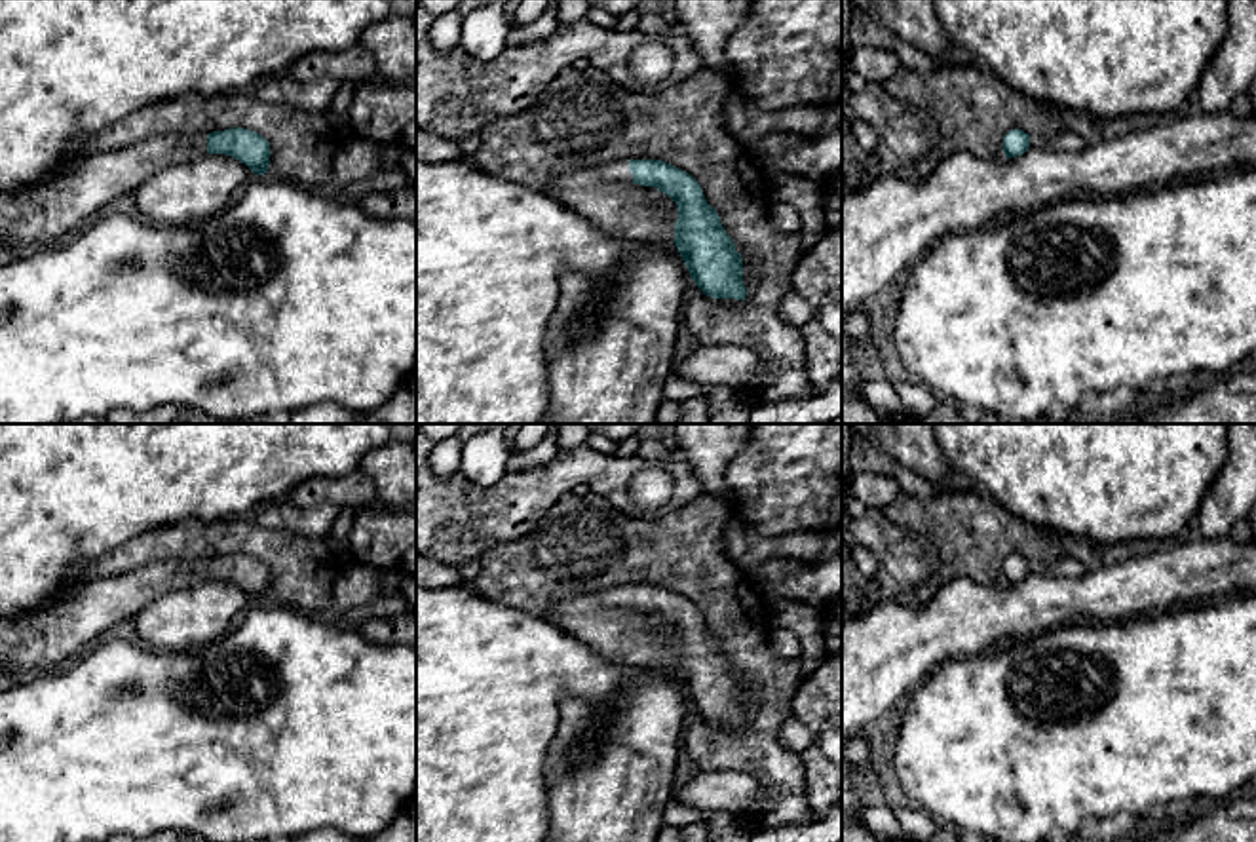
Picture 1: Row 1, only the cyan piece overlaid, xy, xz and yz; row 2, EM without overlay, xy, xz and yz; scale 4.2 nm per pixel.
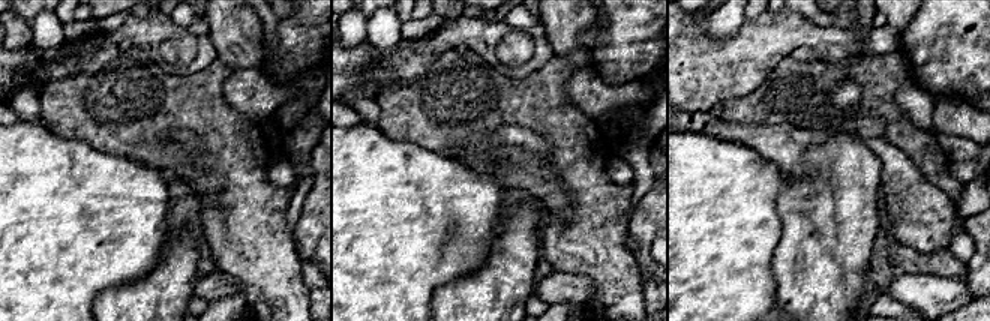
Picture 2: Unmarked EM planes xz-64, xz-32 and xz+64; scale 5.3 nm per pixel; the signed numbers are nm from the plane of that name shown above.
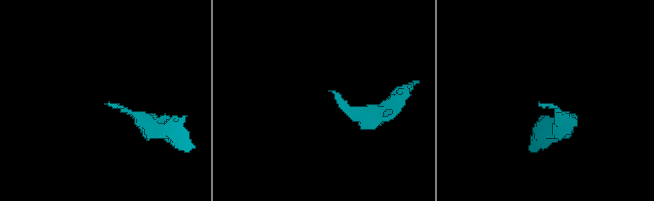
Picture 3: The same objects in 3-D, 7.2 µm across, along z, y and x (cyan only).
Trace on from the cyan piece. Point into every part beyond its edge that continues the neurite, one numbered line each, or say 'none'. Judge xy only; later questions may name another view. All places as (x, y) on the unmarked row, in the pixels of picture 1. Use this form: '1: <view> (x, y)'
1: xy (75, 620)

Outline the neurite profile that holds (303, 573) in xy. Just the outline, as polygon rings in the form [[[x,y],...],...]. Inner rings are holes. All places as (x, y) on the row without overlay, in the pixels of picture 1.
[[[188,519],[156,526],[131,538],[108,555],[89,561],[78,574],[89,580],[110,578],[146,565],[167,561],[209,561],[243,553],[270,568],[268,599],[315,616],[331,608],[338,570],[323,536],[243,525],[238,519],[201,523]]]

